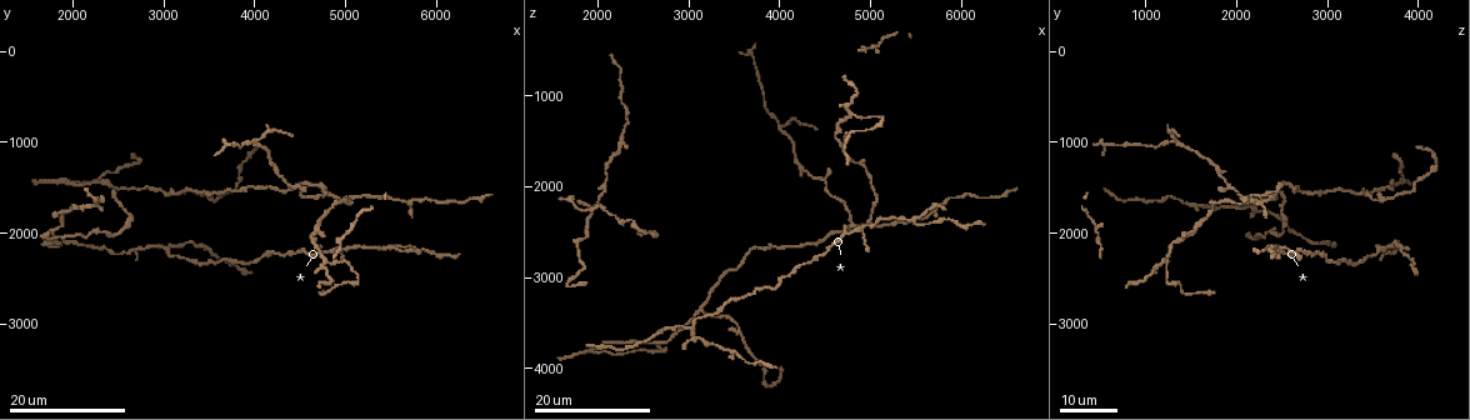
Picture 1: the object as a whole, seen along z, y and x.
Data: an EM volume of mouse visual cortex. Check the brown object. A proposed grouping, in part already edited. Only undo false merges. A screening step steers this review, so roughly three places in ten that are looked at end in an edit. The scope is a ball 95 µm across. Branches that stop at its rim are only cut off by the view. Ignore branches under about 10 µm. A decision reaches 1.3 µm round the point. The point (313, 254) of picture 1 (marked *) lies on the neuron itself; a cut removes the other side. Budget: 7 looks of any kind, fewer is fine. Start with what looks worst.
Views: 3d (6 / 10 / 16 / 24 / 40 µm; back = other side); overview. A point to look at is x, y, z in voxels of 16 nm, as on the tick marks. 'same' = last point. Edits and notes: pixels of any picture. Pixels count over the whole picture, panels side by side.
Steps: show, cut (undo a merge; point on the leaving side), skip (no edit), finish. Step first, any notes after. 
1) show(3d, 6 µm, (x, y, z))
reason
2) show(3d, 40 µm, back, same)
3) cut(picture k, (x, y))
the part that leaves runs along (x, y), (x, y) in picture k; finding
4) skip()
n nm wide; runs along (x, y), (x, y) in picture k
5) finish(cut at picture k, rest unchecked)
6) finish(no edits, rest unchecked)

show(3d, 24 µm, (3150, 1600, 3400))
three-way junction

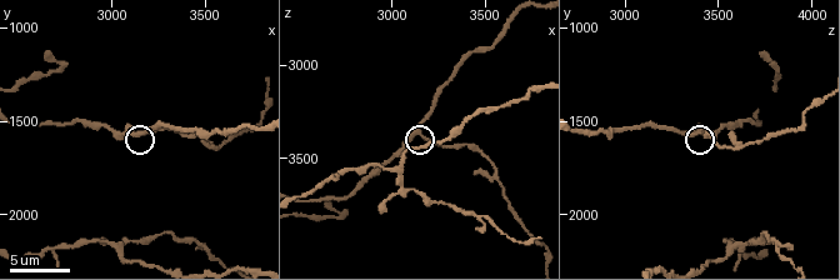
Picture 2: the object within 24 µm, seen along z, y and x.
show(3d, 6 µm, (3140, 1580, 3380))

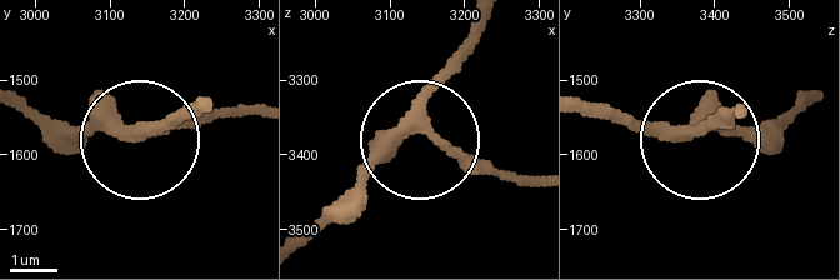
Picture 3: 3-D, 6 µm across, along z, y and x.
skip()
runs along (209, 100), (141, 136), (233, 113) in picture 3; continuous, no second neuron

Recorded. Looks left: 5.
show(3d, 24 µm, (4500, 1550, 1950))
three-way junction

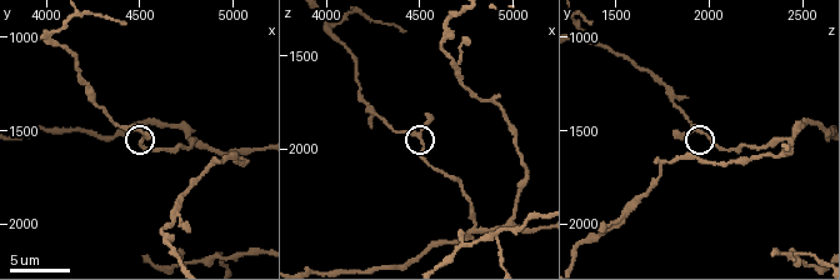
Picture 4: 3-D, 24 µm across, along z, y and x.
show(3d, 10 µm, (4500, 1520, 1960))

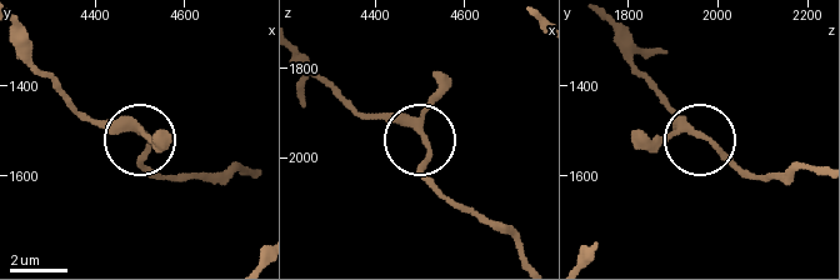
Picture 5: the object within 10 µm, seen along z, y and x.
show(3d, 10 µm, back, (4515, 1505, 1955))

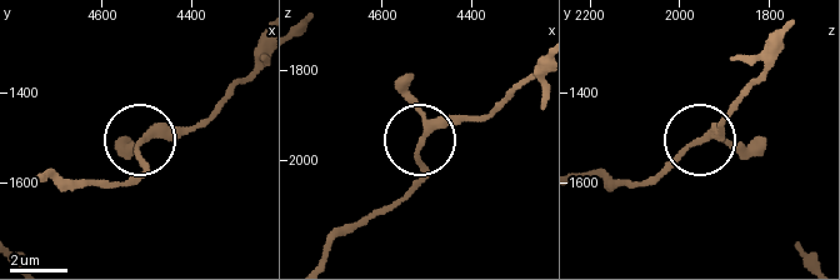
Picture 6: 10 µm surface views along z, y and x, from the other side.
skip()
180 nm wide; runs along (320, 258), (411, 186), (425, 134), (475, 120), (495, 103) in picture 6; continuous, no second neuron

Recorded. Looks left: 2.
show(3d, 10 µm, (4780, 1540, 2420))
a fork

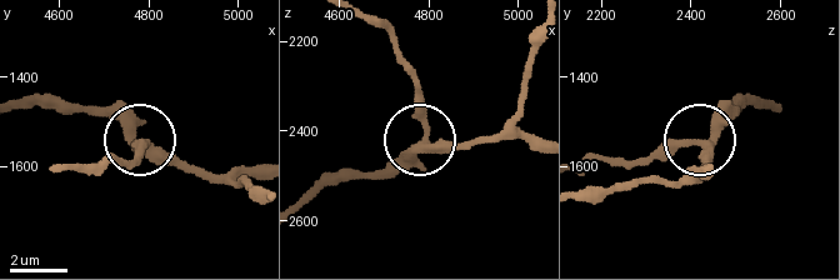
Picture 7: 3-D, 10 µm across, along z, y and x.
skip()
3 arms; runs along (539, 143), (510, 136), (424, 143), (416, 74) in picture 7; one neuron here

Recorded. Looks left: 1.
show(3d, 6 µm, (3580, 1620, 3640))
three arms meet

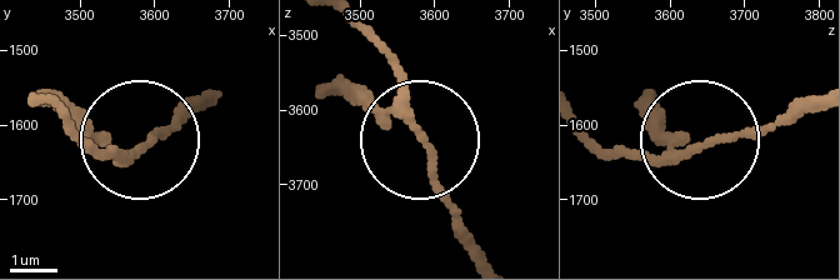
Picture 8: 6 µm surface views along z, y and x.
skip()
runs along (355, 23), (395, 71), (459, 234) in picture 8; one neuron here

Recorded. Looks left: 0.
finish(no edits, rest unchecked)

